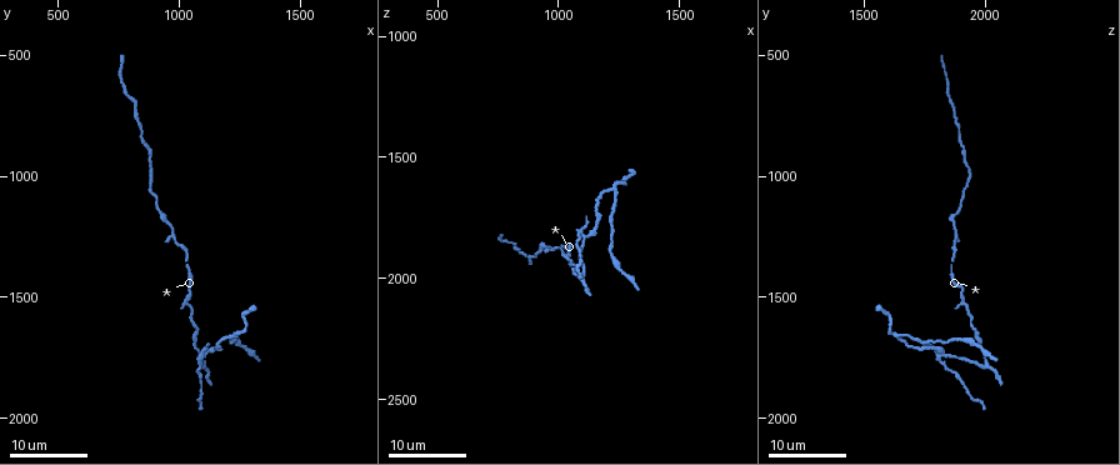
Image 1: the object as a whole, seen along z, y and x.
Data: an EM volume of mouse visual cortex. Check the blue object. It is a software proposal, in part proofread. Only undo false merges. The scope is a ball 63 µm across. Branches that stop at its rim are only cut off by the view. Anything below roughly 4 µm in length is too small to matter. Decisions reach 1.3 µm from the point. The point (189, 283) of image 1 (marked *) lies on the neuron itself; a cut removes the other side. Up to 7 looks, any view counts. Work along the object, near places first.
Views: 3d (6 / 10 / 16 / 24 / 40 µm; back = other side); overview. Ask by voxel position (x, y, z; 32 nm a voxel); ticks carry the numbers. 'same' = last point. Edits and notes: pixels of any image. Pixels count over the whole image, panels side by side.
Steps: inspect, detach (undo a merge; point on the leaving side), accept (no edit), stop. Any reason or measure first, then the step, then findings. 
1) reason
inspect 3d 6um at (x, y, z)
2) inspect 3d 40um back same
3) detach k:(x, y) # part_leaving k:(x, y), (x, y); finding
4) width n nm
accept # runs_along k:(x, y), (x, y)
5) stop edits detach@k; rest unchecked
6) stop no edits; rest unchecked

thin arm on a thick one
inspect 3d 24um at (1040, 1530, 1920)

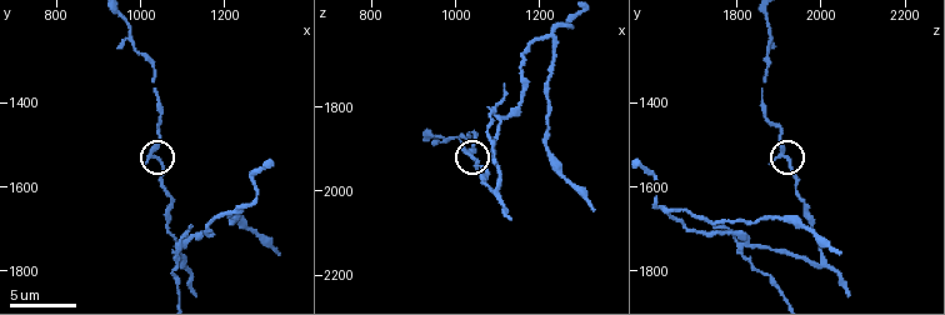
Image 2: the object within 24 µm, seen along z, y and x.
inspect 3d 6um at (1040, 1535, 1920)

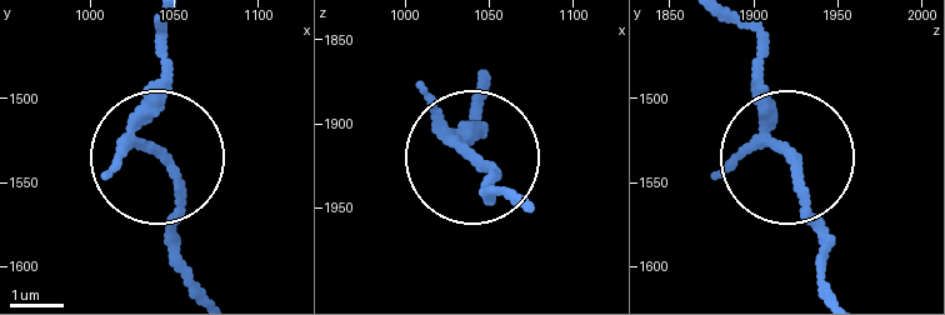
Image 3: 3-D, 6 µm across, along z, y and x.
accept # runs_along 3:(744, 24), (756, 119), (819, 239), (824, 289); continuous, no second neuron

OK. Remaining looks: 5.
three arms meet
inspect 3d 10um at (1230, 1650, 1630)

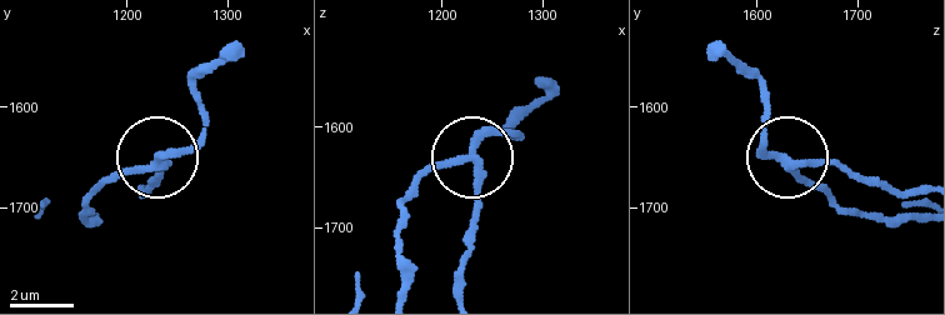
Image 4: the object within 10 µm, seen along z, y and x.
side_arm 6 um
detach 4:(474, 208) # part_leaving 4:(476, 160), (476, 221), (460, 294); two neurons meet here

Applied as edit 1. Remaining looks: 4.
redraw
inspect overview

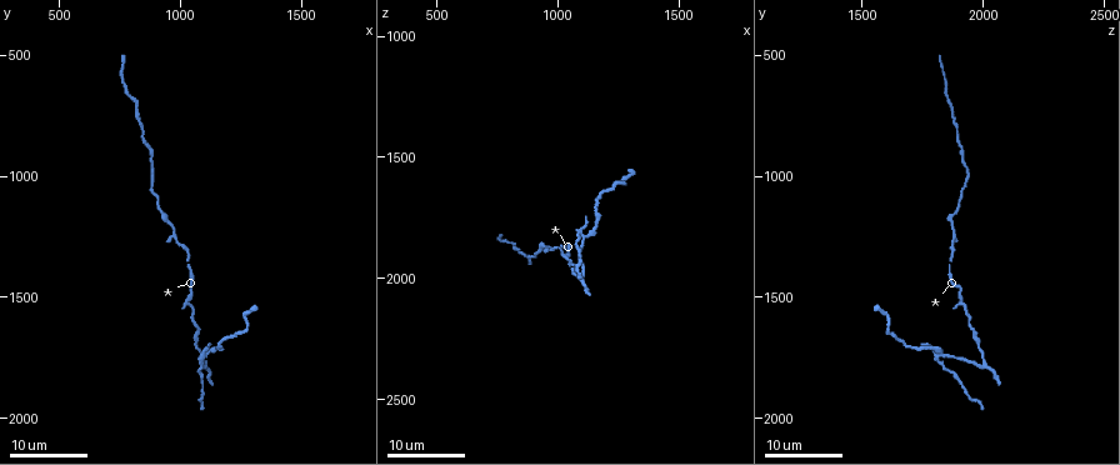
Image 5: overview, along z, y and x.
calibre changes
inspect 3d 16um at (1060, 1690, 1990)

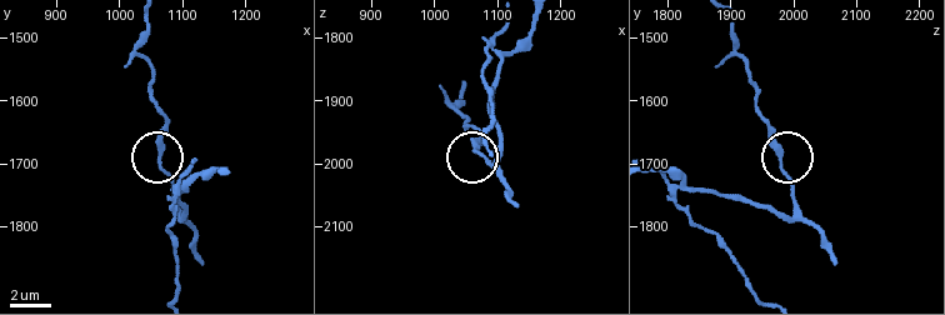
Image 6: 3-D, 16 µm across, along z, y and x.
zoom in
inspect 3d 10um at (1060, 1695, 1980)

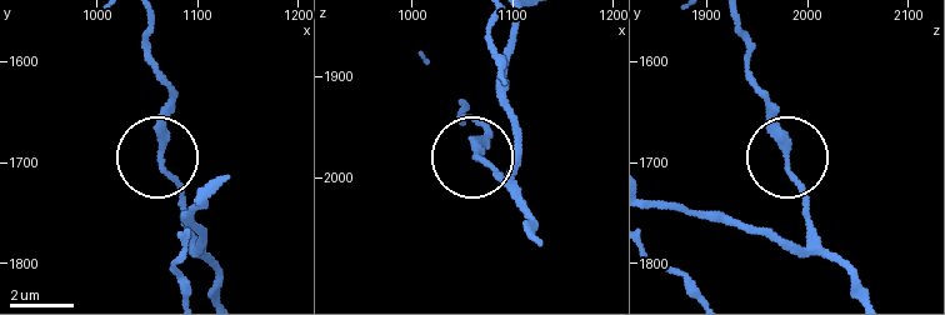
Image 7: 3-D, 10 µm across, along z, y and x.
width 230 nm
accept # runs_along 7:(461, 103), (461, 119), (486, 135), (475, 159), (500, 180); continuous, no second neuron

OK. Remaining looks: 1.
stop edits detach@4; rest unchecked

